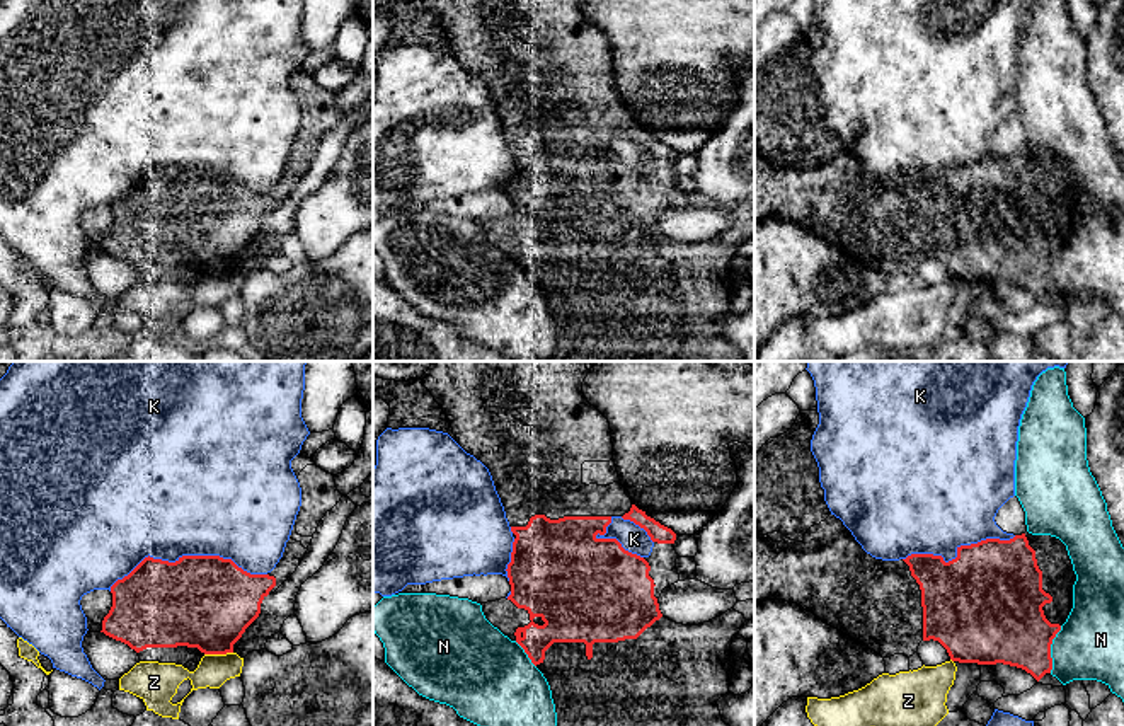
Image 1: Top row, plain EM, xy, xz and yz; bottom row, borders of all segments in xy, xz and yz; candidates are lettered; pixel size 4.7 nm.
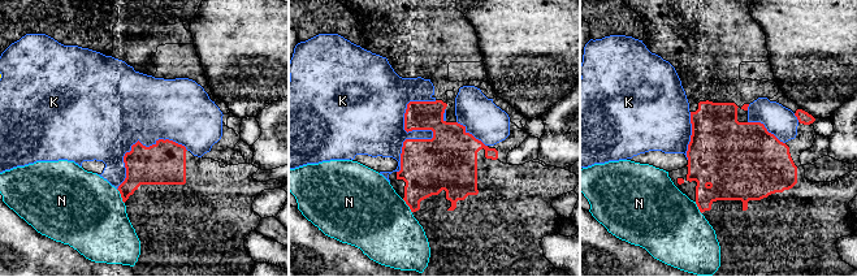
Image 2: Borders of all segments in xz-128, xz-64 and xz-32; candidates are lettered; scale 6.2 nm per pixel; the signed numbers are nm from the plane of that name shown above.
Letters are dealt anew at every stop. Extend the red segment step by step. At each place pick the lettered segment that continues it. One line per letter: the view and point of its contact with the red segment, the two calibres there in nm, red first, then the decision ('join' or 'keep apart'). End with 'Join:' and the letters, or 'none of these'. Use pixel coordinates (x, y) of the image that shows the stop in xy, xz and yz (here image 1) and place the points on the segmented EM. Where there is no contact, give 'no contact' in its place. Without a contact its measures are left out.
K: meets red in xy at (186, 556); 440 nm thick on the red side, 500 nm on the other; keep apart
N: meets red in yz at (1049, 650); 380 nm thick on the red side, 320 nm on the other; keep apart
Z: meets red in xy at (218, 653); 440 nm thick on the red side, 160 nm on the other; keep apart
Join: none of these

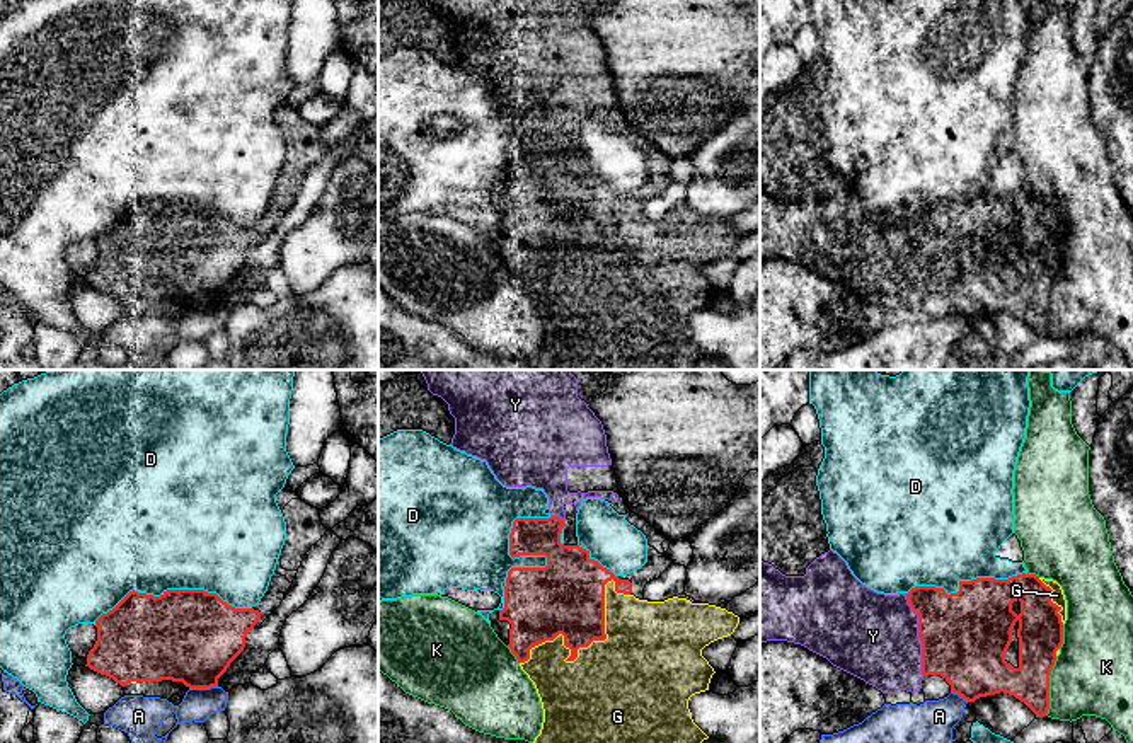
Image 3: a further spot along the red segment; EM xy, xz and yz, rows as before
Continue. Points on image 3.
A: meets red in xy at (203, 687); 440 nm thick on the red side, 160 nm on the other; keep apart
D: meets red in xz at (535, 554); 360 nm thick on the red side, 260 nm on the other; keep apart
G: meets red in xz at (590, 643); 360 nm thick on the red side, 480 nm on the other; join
K: meets red in yz at (1048, 685); 220 nm thick on the red side, 380 nm on the other; keep apart
Y: meets red in yz at (919, 634); 420 nm thick on the red side, 420 nm on the other; join
Join: G, Y

